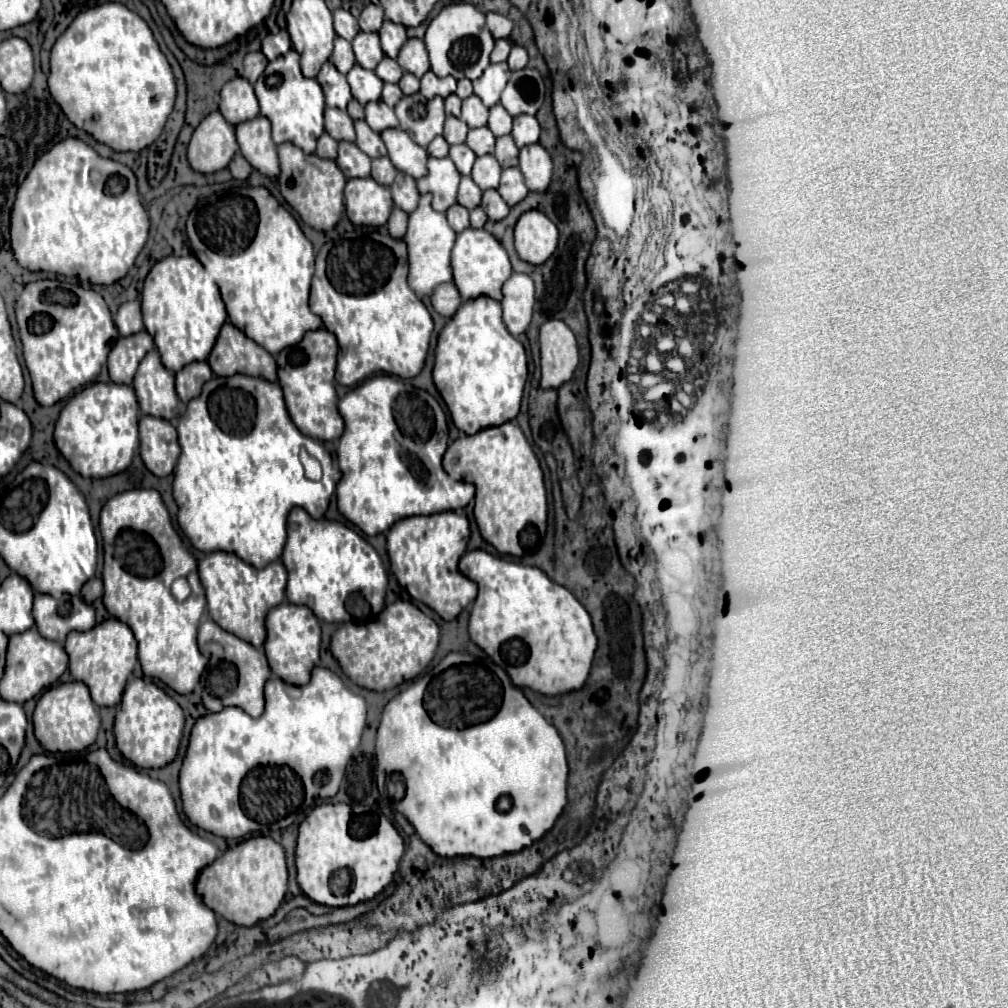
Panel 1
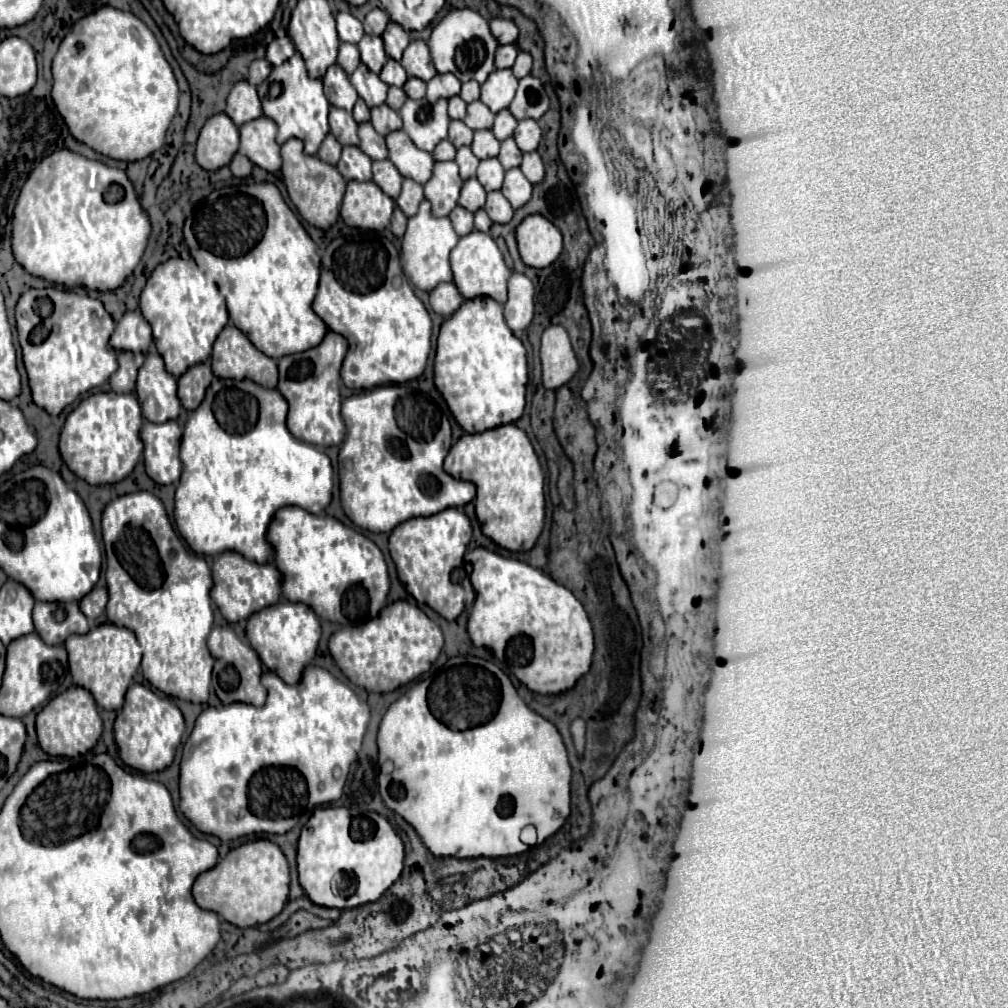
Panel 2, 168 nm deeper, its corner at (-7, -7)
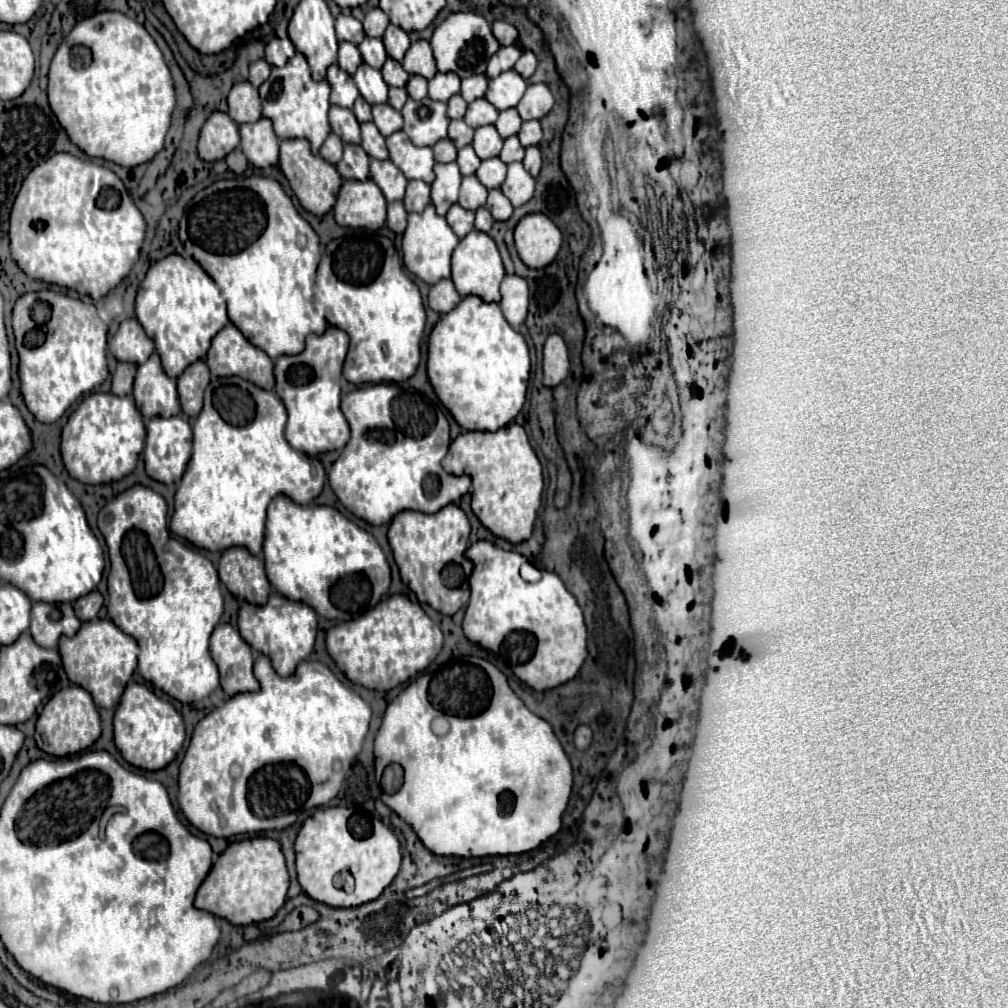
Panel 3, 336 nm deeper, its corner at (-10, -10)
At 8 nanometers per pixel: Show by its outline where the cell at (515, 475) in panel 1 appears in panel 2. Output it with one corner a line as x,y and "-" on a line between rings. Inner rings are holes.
501,425
483,433
465,433
445,457
445,471
475,483
475,513
487,537
509,551
535,547
545,521
545,479
525,431
517,425

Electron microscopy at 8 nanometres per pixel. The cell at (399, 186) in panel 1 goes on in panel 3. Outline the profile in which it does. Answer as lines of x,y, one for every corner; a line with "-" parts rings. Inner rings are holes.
410,180
404,196
404,206
408,212
422,212
430,202
430,186
420,180

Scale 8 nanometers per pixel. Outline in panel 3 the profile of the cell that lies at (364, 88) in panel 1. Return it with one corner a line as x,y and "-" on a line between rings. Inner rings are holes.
362,64
360,70
354,74
354,82
368,104
386,104
388,102
388,84
384,82
380,70

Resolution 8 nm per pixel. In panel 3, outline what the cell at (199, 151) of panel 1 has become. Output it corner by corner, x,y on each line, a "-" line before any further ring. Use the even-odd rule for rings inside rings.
214,112
200,132
198,154
204,162
216,162
224,160
234,148
238,148
238,144
240,144
238,124
232,122
228,114

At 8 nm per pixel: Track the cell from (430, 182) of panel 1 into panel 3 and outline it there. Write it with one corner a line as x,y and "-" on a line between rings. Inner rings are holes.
456,162
436,164
434,172
436,172
436,180
432,182
432,204
436,206
438,216
446,216
448,208
458,202
462,174

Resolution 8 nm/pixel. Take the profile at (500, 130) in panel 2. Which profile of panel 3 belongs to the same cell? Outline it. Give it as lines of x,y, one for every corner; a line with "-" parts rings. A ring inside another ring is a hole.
508,108
508,110
502,110
498,120
496,120
496,130
502,138
508,138
512,134
518,134
520,132
520,126
522,126
522,120
520,116
516,114
516,108

